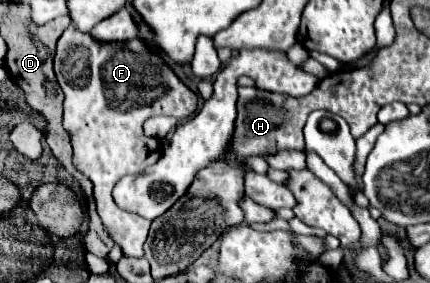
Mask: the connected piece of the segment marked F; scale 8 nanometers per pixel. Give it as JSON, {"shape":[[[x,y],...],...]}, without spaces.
{"shape":[[[73,25],[57,43],[55,75],[65,93],[63,127],[73,143],[73,165],[93,183],[97,213],[109,237],[121,247],[123,257],[141,259],[151,221],[119,209],[111,191],[121,177],[145,171],[153,163],[151,153],[157,151],[159,155],[159,143],[143,135],[143,123],[155,115],[189,117],[197,109],[197,95],[177,79],[167,59],[145,43],[137,39],[127,43],[97,43]]]}

